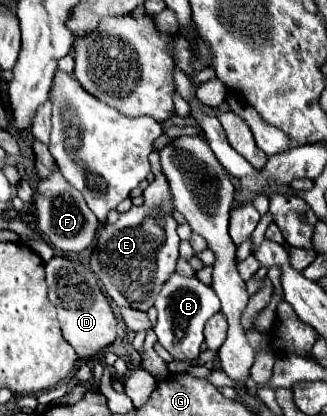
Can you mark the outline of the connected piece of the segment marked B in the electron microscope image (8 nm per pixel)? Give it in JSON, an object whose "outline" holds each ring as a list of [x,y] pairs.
{"outline":[[[175,273],[171,275],[171,279],[167,279],[161,293],[157,295],[155,309],[159,311],[157,323],[153,327],[153,331],[157,333],[157,341],[173,355],[175,361],[195,363],[201,353],[203,325],[211,315],[215,315],[221,309],[215,291],[197,281],[195,277],[183,277]]]}

